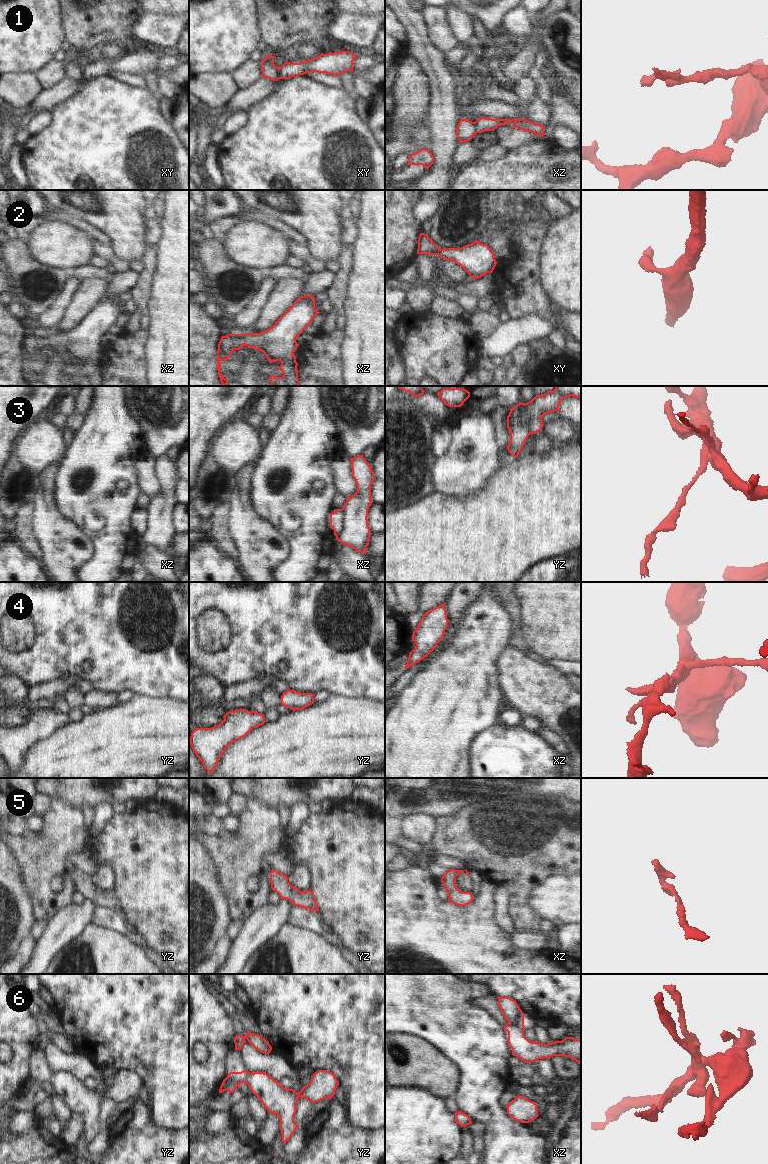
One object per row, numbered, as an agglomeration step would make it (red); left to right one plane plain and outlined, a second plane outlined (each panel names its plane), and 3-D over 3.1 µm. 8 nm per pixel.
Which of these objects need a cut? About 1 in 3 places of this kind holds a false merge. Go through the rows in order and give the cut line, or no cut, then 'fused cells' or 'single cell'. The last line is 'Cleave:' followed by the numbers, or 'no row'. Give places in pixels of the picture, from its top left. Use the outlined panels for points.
1: cut xy (280, 68), (279, 78); fused cells
2: cut none; single cell
3: cut yz (508, 426), (513, 421), (518, 421), (524, 423), (531, 433); fused cells
4: cut none; single cell
5: cut none; single cell
6: cut xz (521, 1011), (509, 1023); fused cells
Cleave: 1, 3, 6

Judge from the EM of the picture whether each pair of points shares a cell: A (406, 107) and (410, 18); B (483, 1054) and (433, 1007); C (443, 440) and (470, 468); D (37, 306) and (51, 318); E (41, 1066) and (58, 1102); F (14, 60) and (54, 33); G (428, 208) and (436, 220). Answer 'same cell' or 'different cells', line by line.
A: different cells
B: same cell
C: different cells
D: different cells
E: different cells
F: same cell
G: different cells

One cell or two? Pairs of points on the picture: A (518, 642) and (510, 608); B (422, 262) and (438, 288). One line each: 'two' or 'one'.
A: one
B: two

